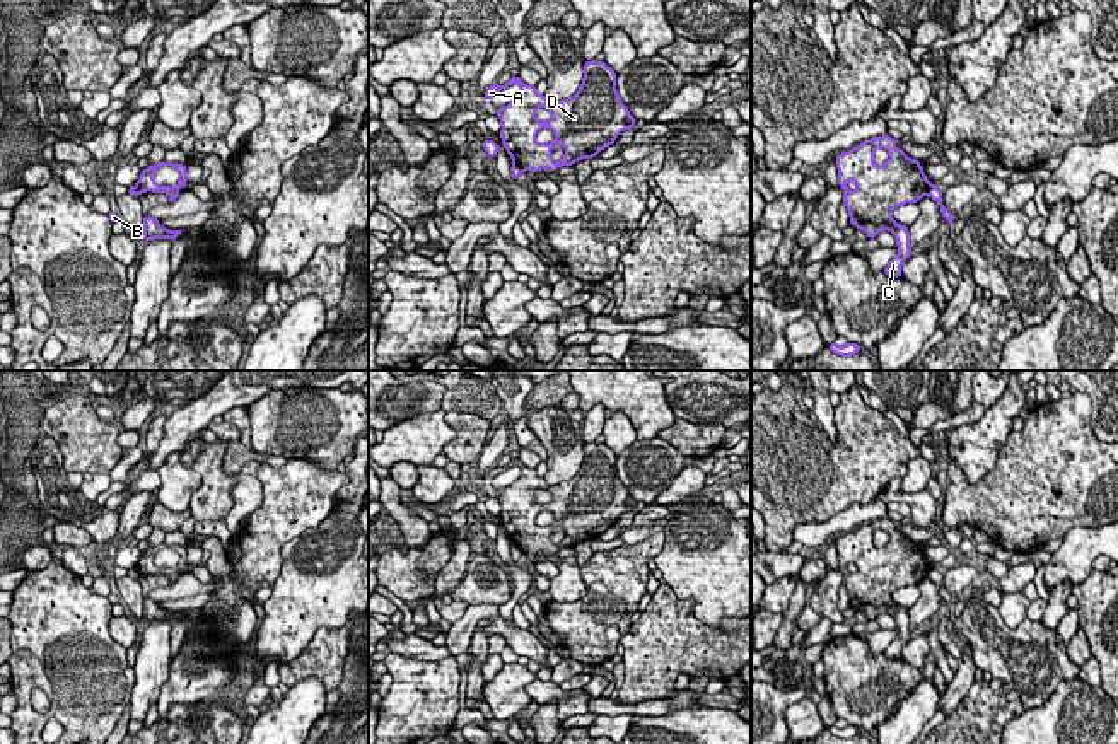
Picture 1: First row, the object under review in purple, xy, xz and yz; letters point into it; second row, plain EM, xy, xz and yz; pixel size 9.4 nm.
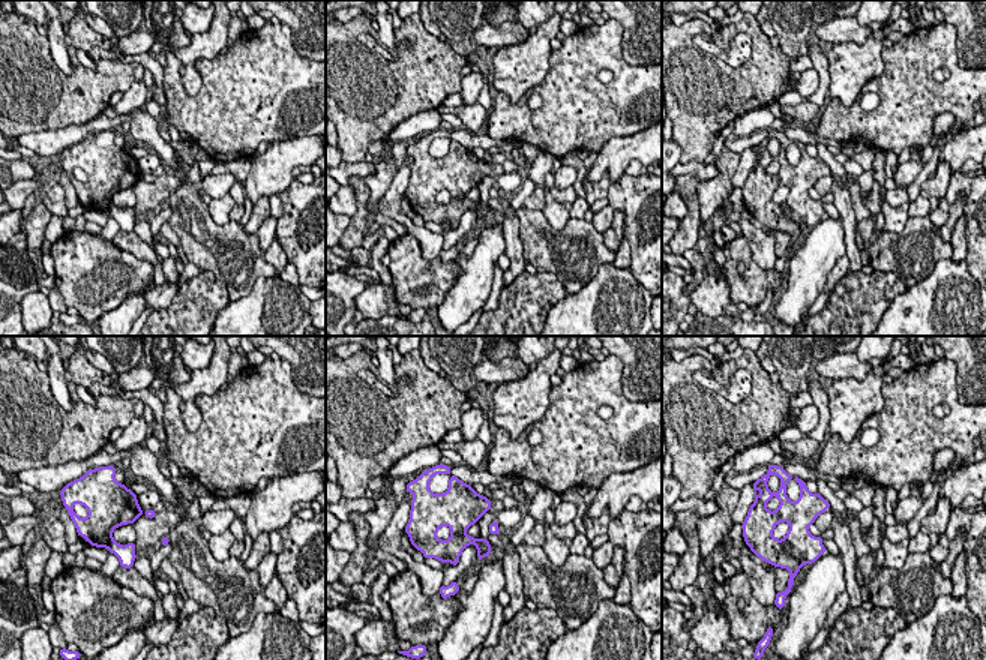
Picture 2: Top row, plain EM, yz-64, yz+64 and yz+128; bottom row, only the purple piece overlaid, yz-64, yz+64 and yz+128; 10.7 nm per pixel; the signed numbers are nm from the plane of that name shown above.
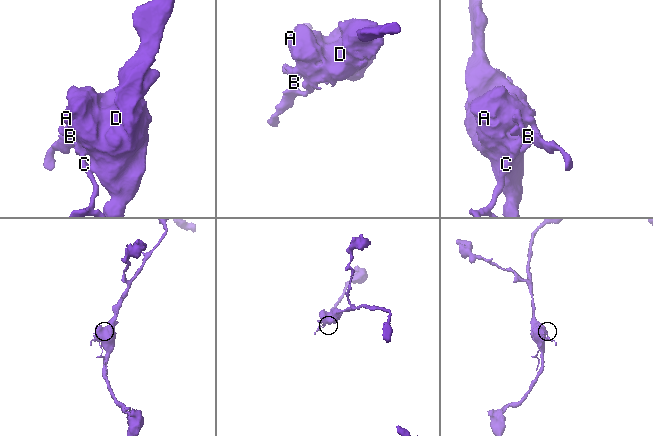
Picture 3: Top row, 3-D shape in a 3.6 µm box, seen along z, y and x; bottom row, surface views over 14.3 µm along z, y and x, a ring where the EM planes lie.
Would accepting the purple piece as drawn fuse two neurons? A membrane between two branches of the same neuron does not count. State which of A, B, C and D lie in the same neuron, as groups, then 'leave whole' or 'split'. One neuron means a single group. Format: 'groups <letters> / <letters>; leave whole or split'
groups A D / B C; split

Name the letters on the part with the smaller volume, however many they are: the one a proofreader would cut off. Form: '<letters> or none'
B, C

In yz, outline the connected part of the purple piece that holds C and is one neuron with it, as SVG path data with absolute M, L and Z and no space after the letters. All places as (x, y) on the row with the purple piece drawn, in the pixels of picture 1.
M898 225L896 230L893 232L894 239L896 239L896 246L898 246L898 256L893 258L888 266L884 268L884 273L888 276L903 276L901 275L901 266L903 263L910 258L911 254L911 244L910 244L910 232L908 232L908 225Z

